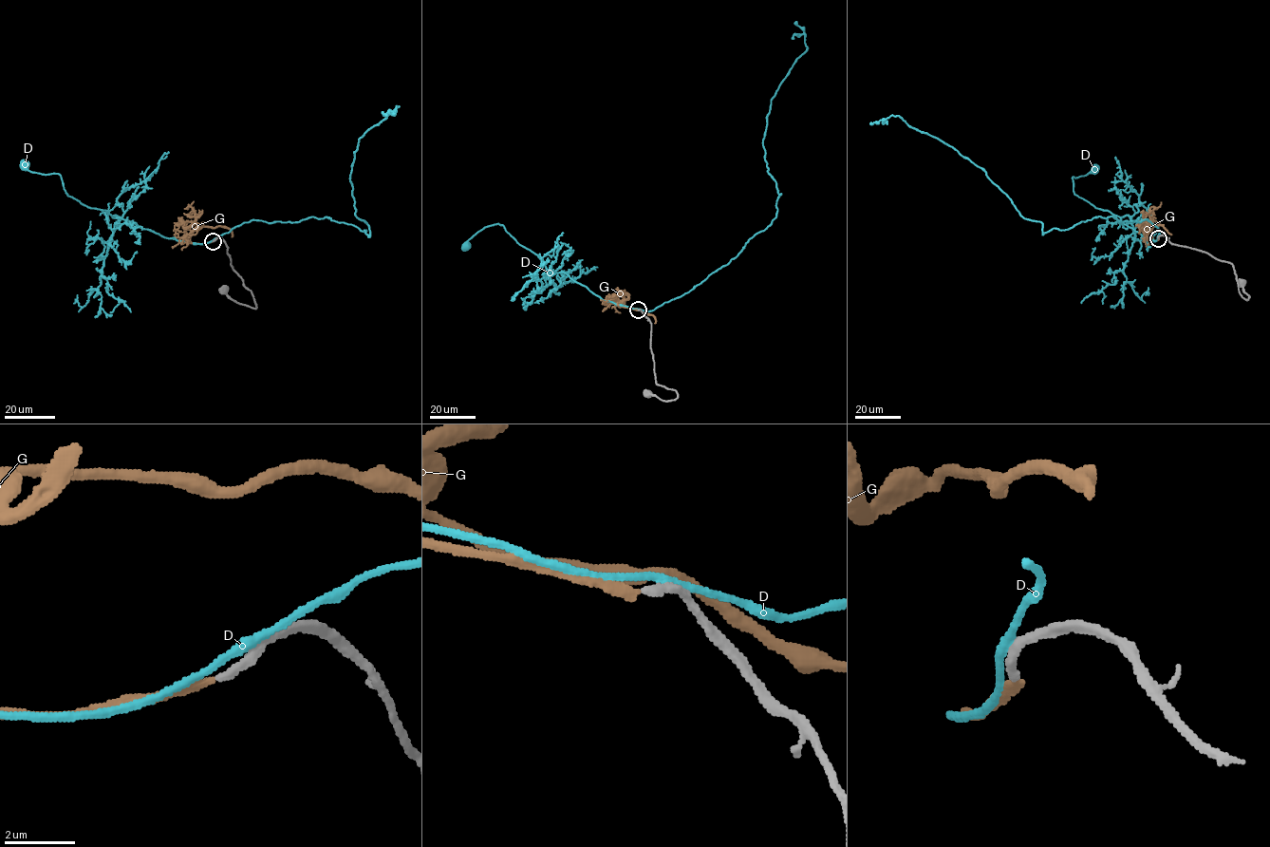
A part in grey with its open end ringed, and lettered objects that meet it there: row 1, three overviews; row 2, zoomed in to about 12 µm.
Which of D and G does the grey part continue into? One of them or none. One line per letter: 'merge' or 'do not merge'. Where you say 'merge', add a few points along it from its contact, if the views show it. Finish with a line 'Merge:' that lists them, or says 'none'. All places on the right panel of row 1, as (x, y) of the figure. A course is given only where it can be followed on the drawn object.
D: do not merge
G: merge; course (1158, 238), (1154, 240), (1151, 231), (1146, 222), (1141, 222), (1150, 208), (1157, 208), (1161, 201)
Merge: G

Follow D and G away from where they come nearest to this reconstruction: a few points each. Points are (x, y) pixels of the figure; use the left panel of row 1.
D: (215, 238), (205, 243), (163, 236), (83, 205), (66, 194), (58, 174), (32, 173), (23, 164)
G: (213, 240), (190, 240), (190, 235), (202, 223), (196, 221), (196, 214), (188, 208), (194, 201)

